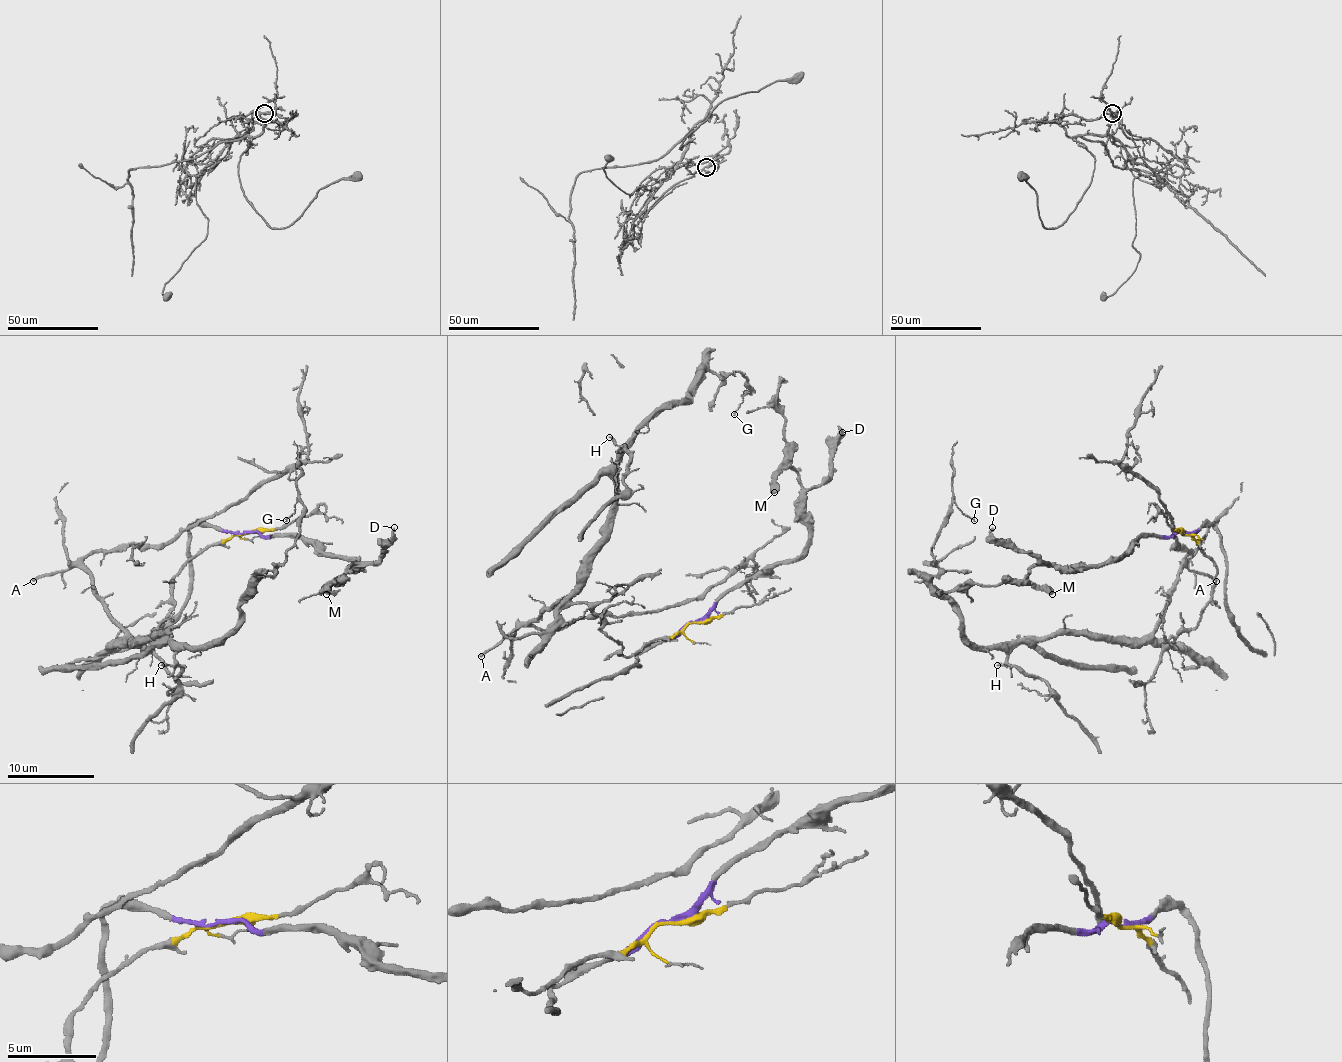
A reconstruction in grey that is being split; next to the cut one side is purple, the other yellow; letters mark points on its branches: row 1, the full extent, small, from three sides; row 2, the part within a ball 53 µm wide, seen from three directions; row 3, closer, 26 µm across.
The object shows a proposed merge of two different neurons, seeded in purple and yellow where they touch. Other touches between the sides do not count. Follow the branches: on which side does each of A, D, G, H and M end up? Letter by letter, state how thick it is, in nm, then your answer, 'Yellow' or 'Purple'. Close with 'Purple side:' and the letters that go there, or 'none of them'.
A: Thickness 220 nm. Yellow
D: Thickness 220 nm. Purple
G: Thickness 110 nm. Yellow
H: Thickness 190 nm. Yellow
M: Thickness 550 nm. Purple
Purple side: D, M

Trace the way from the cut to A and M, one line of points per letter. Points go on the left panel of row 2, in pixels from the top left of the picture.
A: (247, 533), (186, 564), (143, 644), (125, 644), (86, 572), (32, 581)
M: (247, 533), (297, 536), (359, 566), (351, 566), (336, 579), (327, 594)

